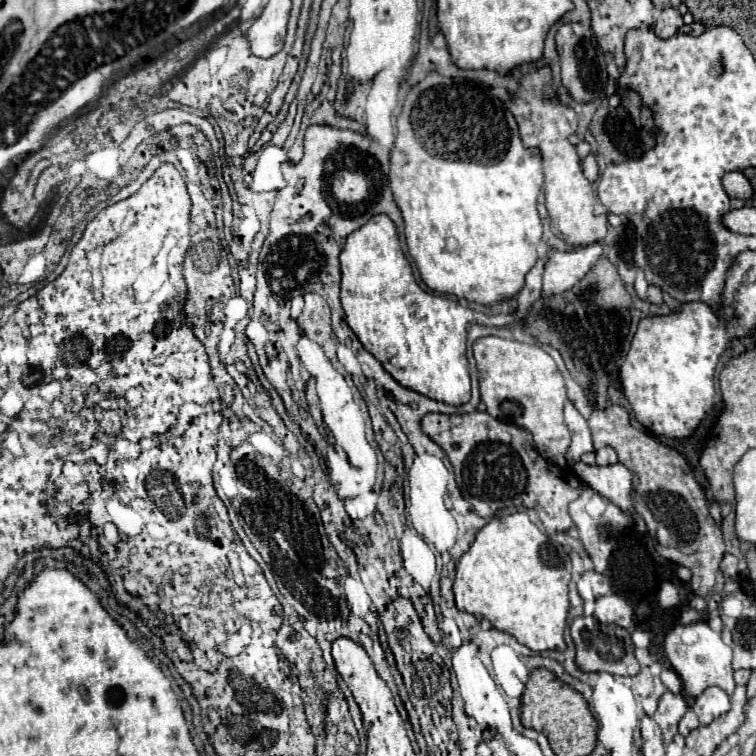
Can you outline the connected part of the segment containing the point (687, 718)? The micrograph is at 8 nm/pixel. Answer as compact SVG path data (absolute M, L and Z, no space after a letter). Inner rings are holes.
M688 710L684 716L682 716L682 720L680 720L680 734L682 736L688 736L694 728L698 728L700 726L700 722L698 722L698 718L696 718L696 714L692 712L692 710Z

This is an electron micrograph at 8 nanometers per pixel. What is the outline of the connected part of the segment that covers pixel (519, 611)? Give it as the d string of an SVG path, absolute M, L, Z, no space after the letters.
M516 512L510 516L490 520L472 542L470 550L460 558L454 578L454 598L460 612L474 614L476 618L486 618L494 628L514 636L520 644L528 646L534 652L544 650L566 650L564 628L570 610L568 600L568 582L570 582L572 564L566 550L558 544L552 544L550 538L540 532L526 512Z

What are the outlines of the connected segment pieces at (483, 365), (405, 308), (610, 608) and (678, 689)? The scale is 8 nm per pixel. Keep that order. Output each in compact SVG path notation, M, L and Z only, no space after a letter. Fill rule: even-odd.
M498 336L476 340L474 358L480 380L480 396L486 404L486 412L500 422L528 430L540 456L556 466L566 466L564 454L570 446L570 432L562 418L566 386L554 358L540 346L504 340Z
M376 214L362 228L354 230L340 252L340 260L342 308L348 326L362 346L402 386L452 406L466 404L470 400L466 360L468 322L502 328L500 322L490 322L493 315L474 313L454 298L434 298L434 294L422 290L400 248L396 224L386 214Z
M608 594L608 596L600 596L596 600L596 610L594 616L600 622L612 622L618 624L622 628L628 628L632 624L632 608L626 604L624 598L620 598L618 594Z
M662 670L660 678L662 678L664 686L666 686L670 692L682 694L682 680L680 680L680 676L678 676L674 670Z

